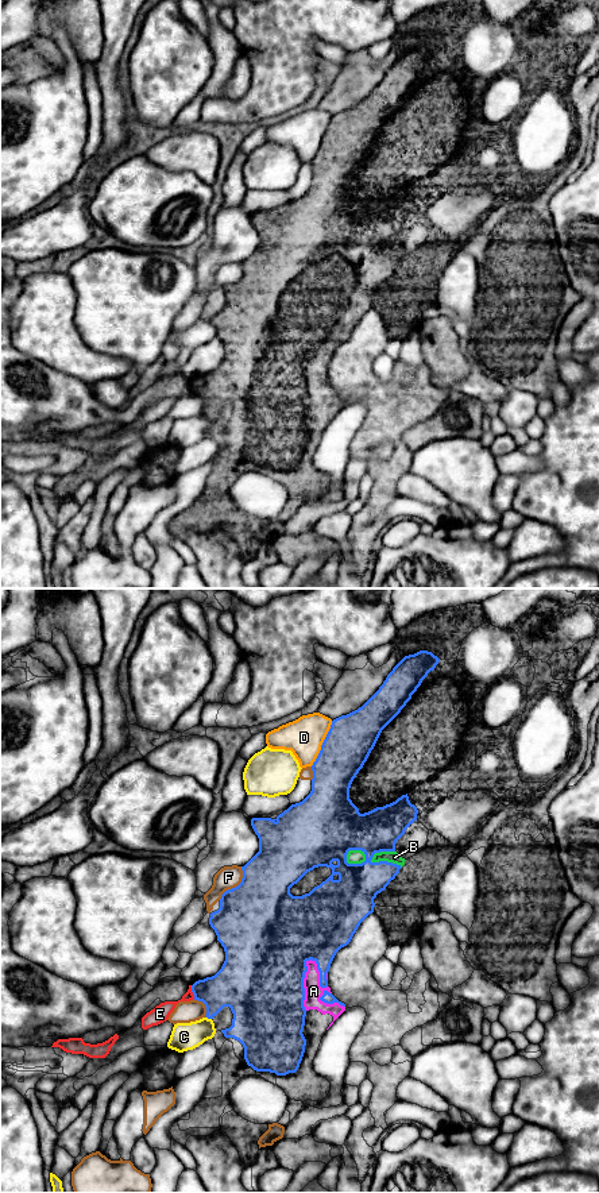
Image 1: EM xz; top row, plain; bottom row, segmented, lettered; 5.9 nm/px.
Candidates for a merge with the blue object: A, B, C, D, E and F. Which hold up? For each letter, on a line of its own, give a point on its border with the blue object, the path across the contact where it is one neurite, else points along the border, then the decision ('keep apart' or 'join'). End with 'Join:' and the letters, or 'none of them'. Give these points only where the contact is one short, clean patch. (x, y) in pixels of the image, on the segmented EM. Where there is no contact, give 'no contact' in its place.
A: meets blue in xz at (324, 991); join
B: meets blue in xz at (386, 861); join
C: meets blue in xz at (209, 1018); keep apart
D: meets blue in xz at (323, 744); keep apart
E: meets blue in xz at (192, 991); border along xz (190, 985), (194, 999); keep apart
F: meets blue in xz at (238, 885); keep apart
Join: A, B

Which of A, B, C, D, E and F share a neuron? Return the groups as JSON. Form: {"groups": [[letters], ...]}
{"groups": [["A", "B"], ["C"], ["D"], ["E"], ["F"]]}

